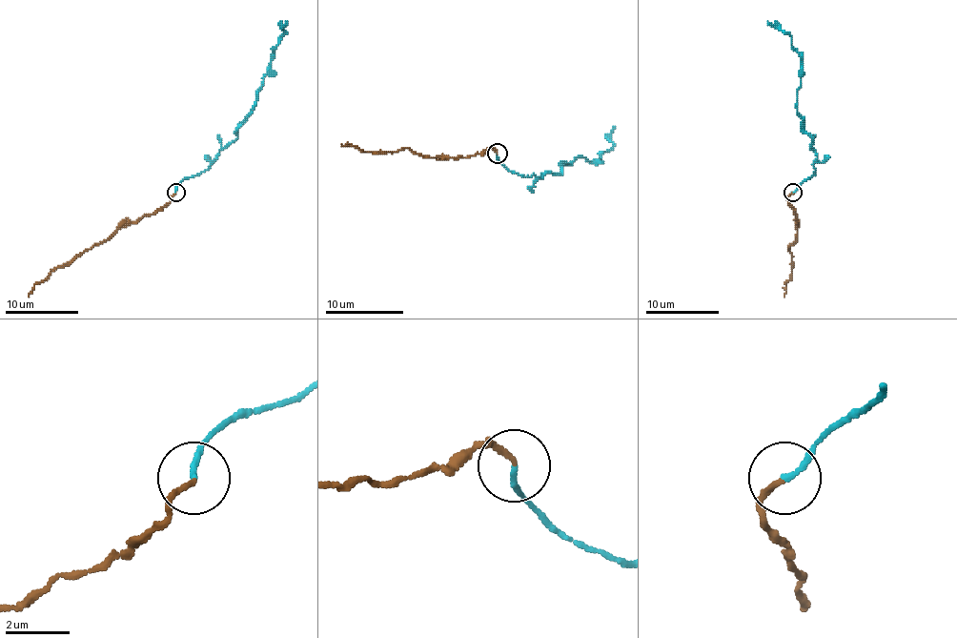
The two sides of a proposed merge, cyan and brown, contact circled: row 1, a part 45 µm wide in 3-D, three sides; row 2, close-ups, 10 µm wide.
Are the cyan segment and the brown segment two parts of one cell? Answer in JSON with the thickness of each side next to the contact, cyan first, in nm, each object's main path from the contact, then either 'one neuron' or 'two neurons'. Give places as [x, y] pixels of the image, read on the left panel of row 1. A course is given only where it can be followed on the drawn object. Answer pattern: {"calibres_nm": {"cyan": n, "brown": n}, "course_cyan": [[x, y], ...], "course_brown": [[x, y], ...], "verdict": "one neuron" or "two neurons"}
{"calibres_nm": {"cyan": 170, "brown": 140}, "course_cyan": [[175, 192], [188, 177], [205, 172], [215, 155], [235, 138], [237, 126], [251, 111], [287, 21]], "course_brown": [[175, 192], [168, 203], [140, 219], [124, 221], [108, 237], [58, 265], [37, 282], [29, 297]], "verdict": "one neuron"}

